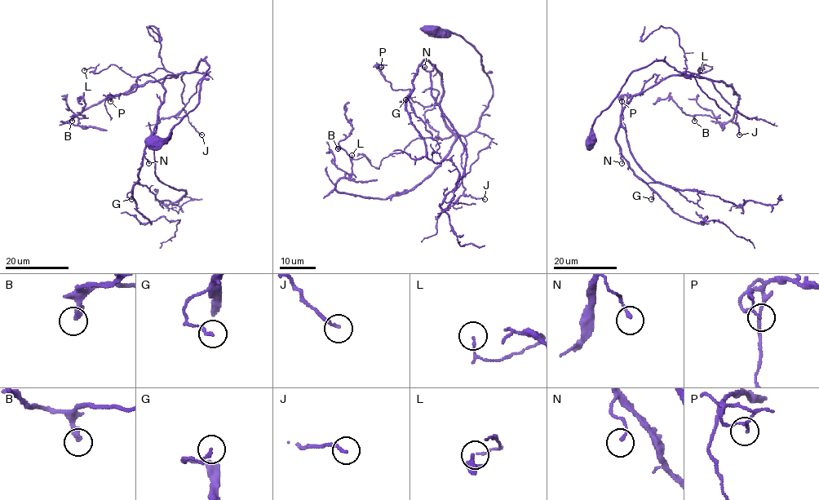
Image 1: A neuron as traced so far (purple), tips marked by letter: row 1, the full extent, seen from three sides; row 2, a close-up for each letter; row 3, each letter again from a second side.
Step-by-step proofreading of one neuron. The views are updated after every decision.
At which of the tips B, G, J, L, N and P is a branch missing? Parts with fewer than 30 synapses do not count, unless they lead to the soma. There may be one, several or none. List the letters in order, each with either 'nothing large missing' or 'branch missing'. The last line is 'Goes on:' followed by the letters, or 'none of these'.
B: nothing large missing
G: nothing large missing
J: nothing large missing
L: nothing large missing
N: nothing large missing
P: nothing large missing
Goes on: none of these

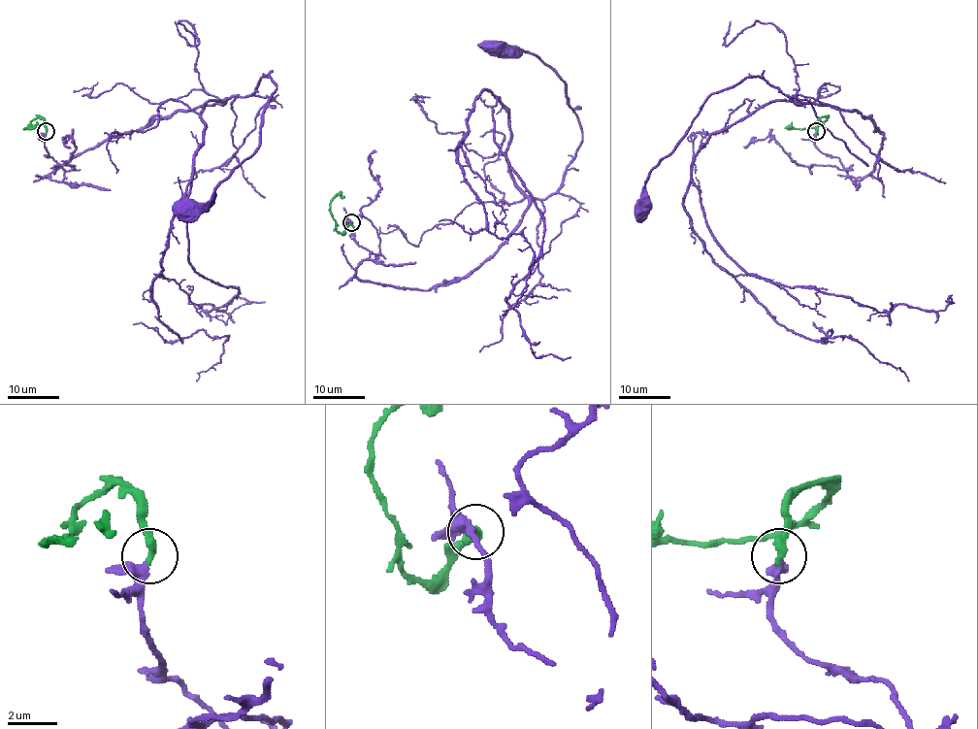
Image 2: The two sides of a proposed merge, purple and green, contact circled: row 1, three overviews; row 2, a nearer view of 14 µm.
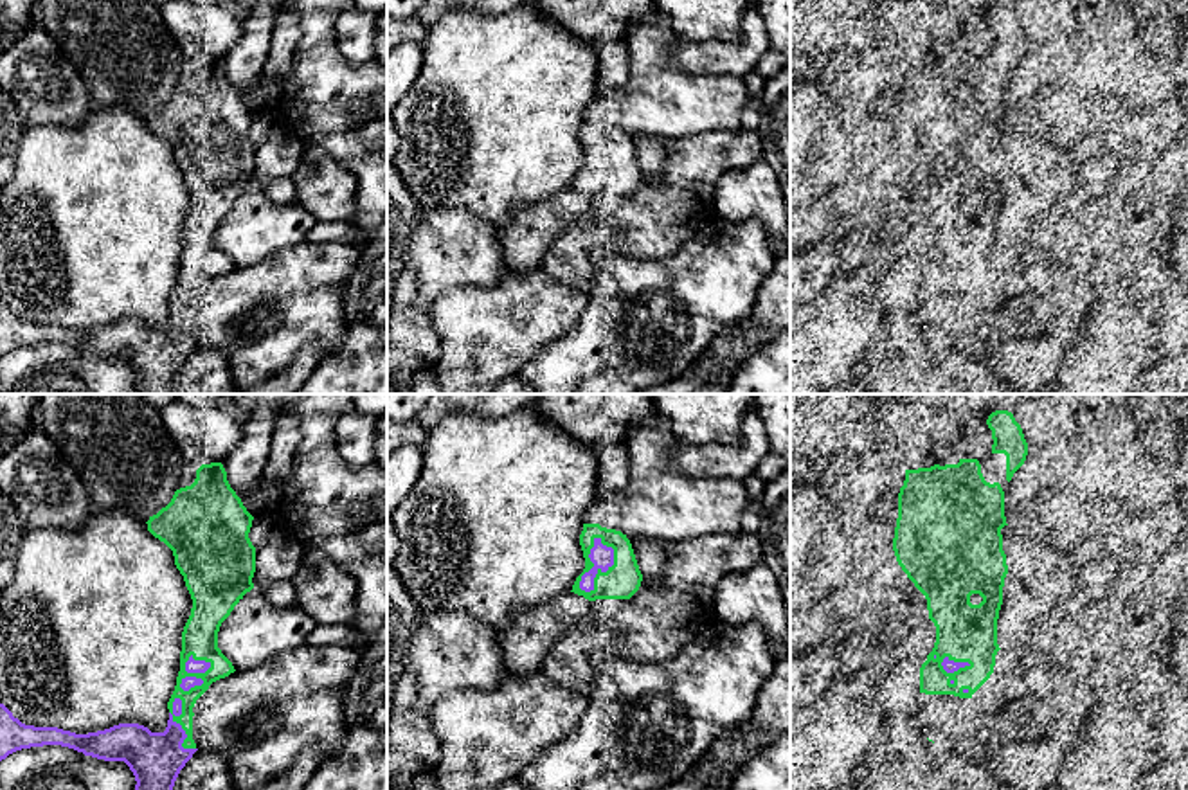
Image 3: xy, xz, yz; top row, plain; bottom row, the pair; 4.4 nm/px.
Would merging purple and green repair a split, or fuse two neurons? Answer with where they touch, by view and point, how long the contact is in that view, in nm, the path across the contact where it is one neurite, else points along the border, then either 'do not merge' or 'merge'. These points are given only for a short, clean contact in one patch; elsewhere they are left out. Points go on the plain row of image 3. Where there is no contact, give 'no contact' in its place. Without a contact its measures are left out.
contact xz (593, 159); length 260 nm; merge

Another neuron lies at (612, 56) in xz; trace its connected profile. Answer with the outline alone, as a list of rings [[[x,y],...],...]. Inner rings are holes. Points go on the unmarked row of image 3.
[[[605,38],[592,41],[598,58],[598,92],[607,97],[621,92],[628,83],[630,56],[623,38]]]

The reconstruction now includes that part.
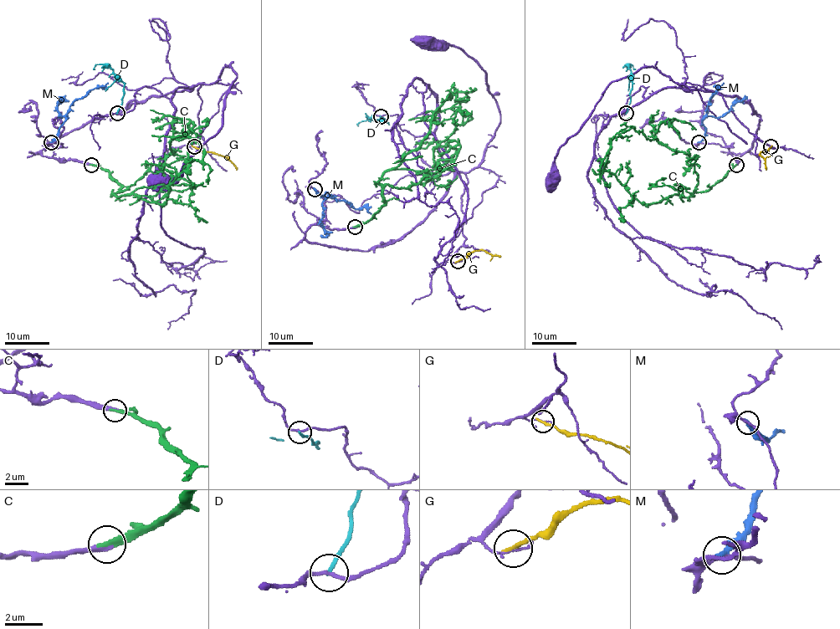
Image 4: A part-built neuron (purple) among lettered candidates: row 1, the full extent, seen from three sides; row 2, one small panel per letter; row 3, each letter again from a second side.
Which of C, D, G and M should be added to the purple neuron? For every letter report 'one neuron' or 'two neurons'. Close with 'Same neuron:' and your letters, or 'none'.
C: one neuron
D: two neurons
G: two neurons
M: two neurons
Same neuron: C

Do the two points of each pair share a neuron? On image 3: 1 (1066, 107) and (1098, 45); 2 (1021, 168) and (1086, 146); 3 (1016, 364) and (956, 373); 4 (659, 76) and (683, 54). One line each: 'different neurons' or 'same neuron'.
1: different neurons
2: different neurons
3: different neurons
4: different neurons

